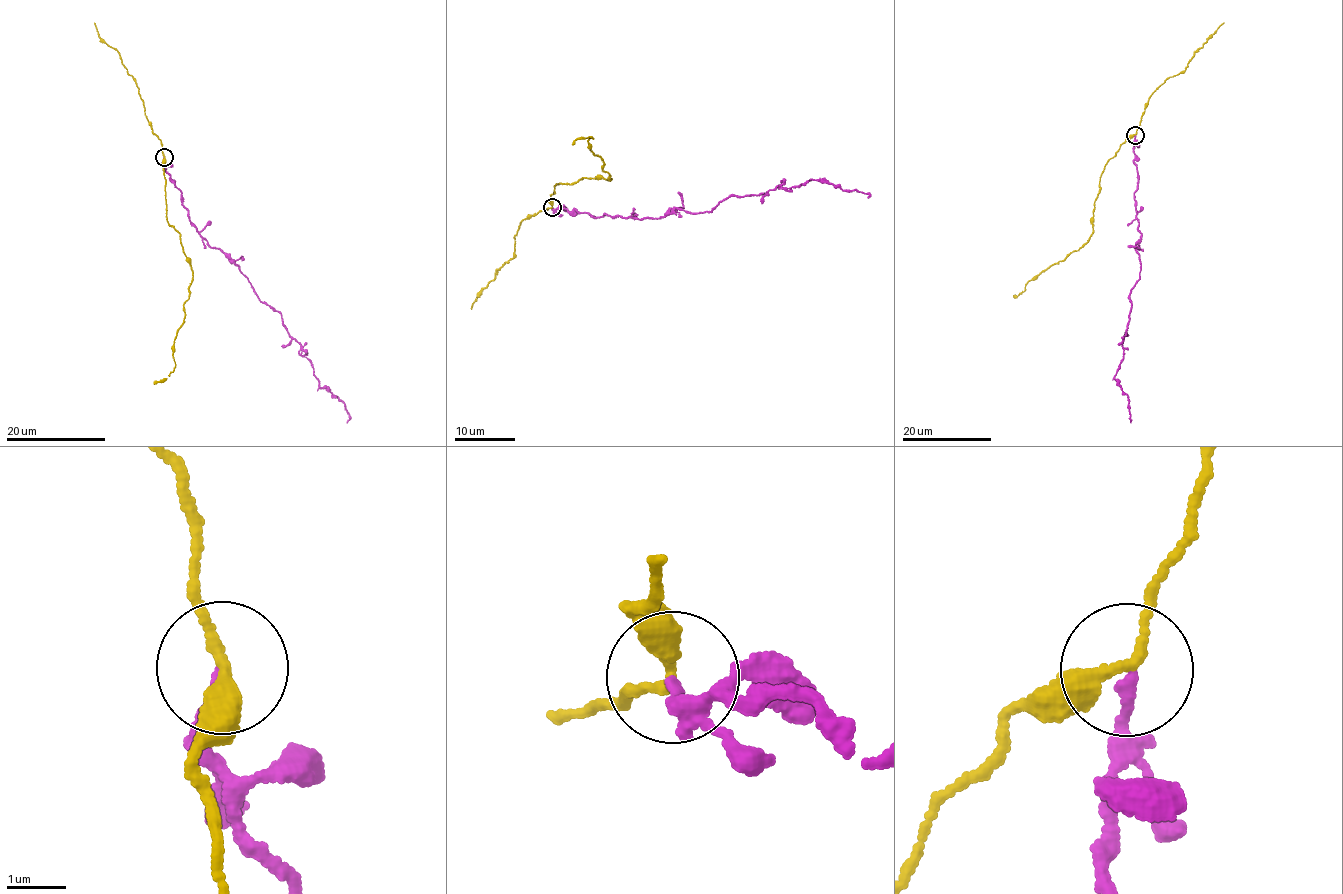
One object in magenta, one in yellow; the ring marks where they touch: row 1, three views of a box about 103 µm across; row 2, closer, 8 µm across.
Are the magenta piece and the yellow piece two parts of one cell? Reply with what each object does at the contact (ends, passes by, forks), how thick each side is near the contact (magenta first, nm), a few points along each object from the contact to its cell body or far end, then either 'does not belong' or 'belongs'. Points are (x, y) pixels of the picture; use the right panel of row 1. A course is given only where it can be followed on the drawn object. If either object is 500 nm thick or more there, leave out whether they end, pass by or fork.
magenta ends; yellow passes by; calibres 160 and 240 nm; course magenta (1135, 135), (1135, 202), (1141, 235), (1135, 249), (1141, 267), (1130, 296), (1115, 377), (1127, 395), (1130, 422); course yellow (1135, 134), (1127, 138), (1109, 160), (1100, 176), (1090, 239), (1040, 272), (1017, 297), (1013, 295), (1015, 297); does not belong

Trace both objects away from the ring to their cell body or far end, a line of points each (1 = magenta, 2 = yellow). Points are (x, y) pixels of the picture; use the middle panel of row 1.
1: (552, 207), (595, 218), (659, 218), (675, 208), (699, 214), (732, 196), (812, 179), (867, 198)
2: (552, 206), (548, 200), (559, 184), (612, 180), (590, 149), (592, 137), (575, 138), (572, 145)

